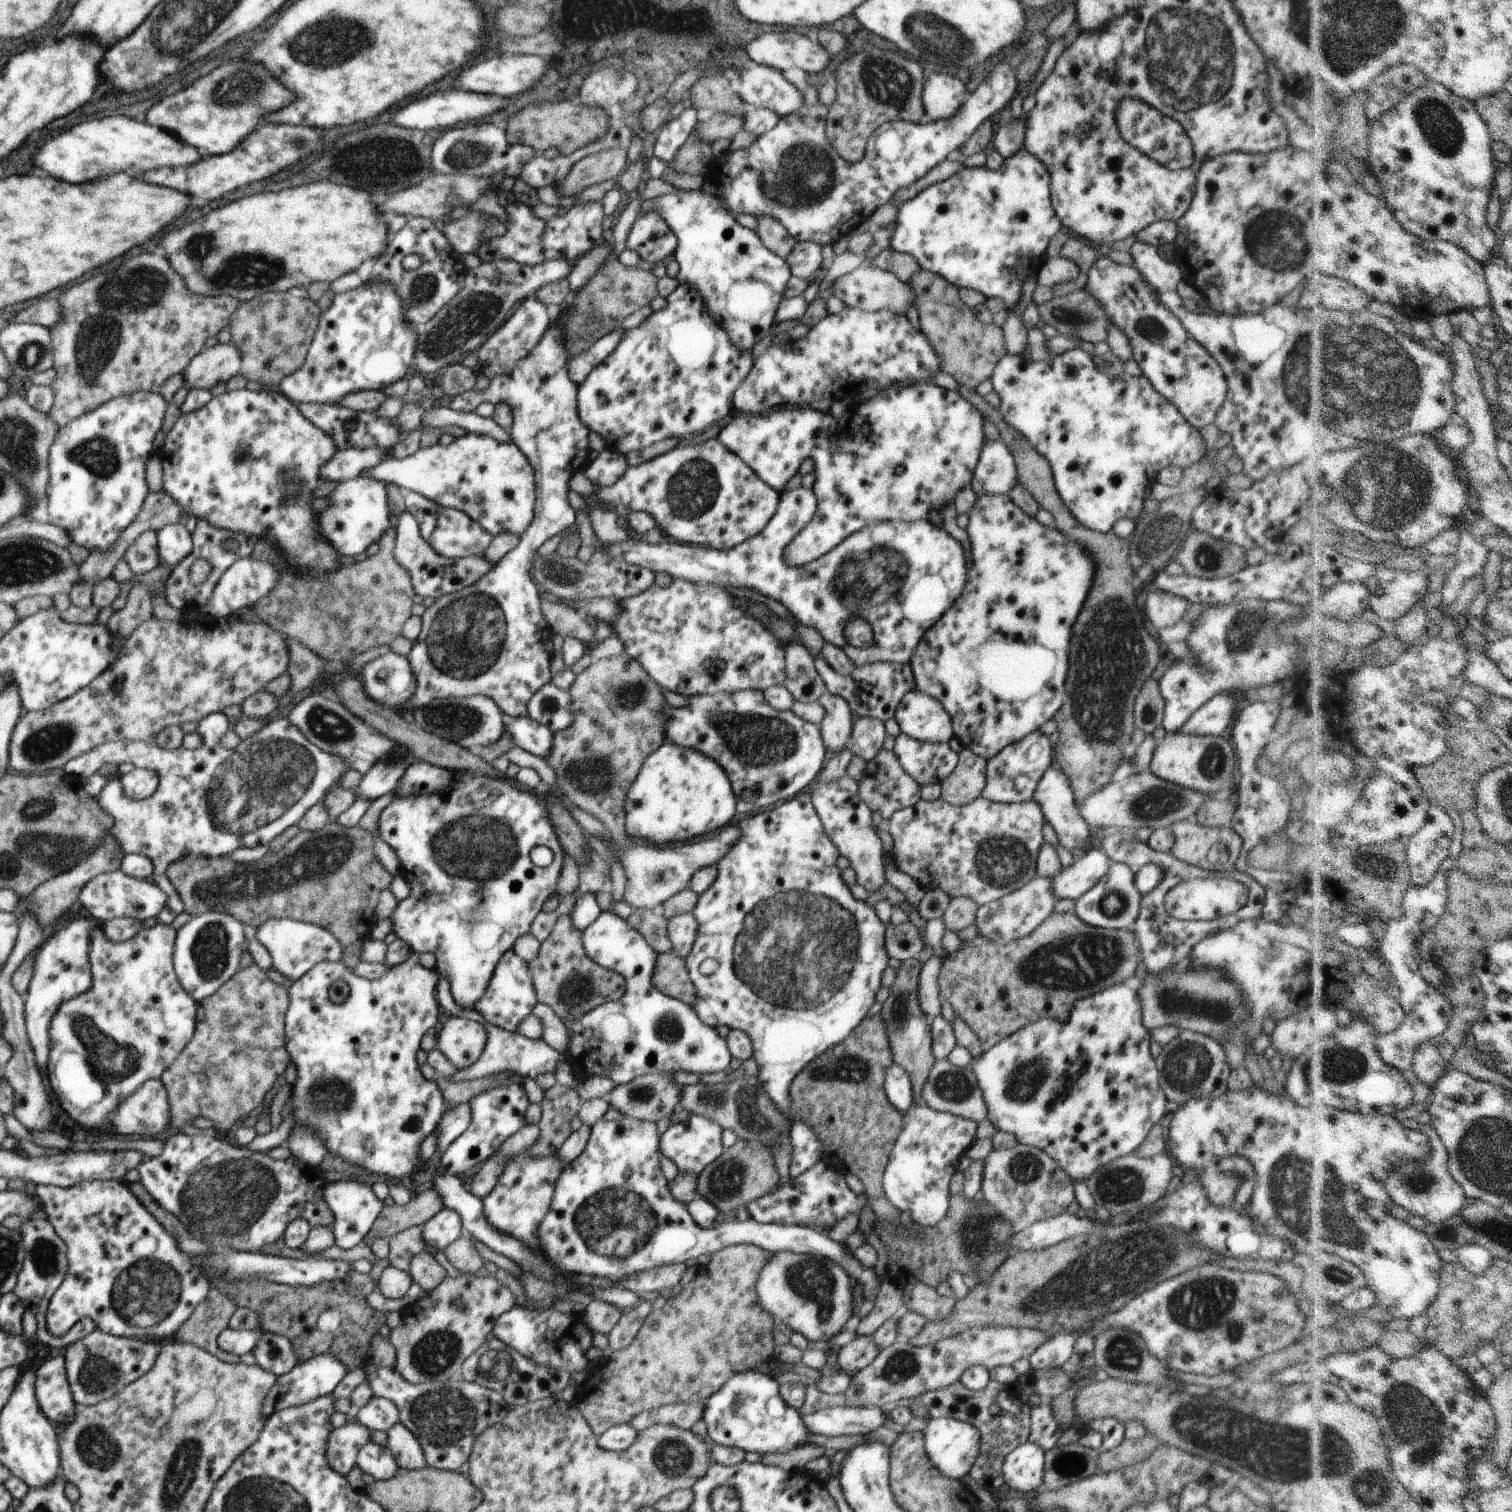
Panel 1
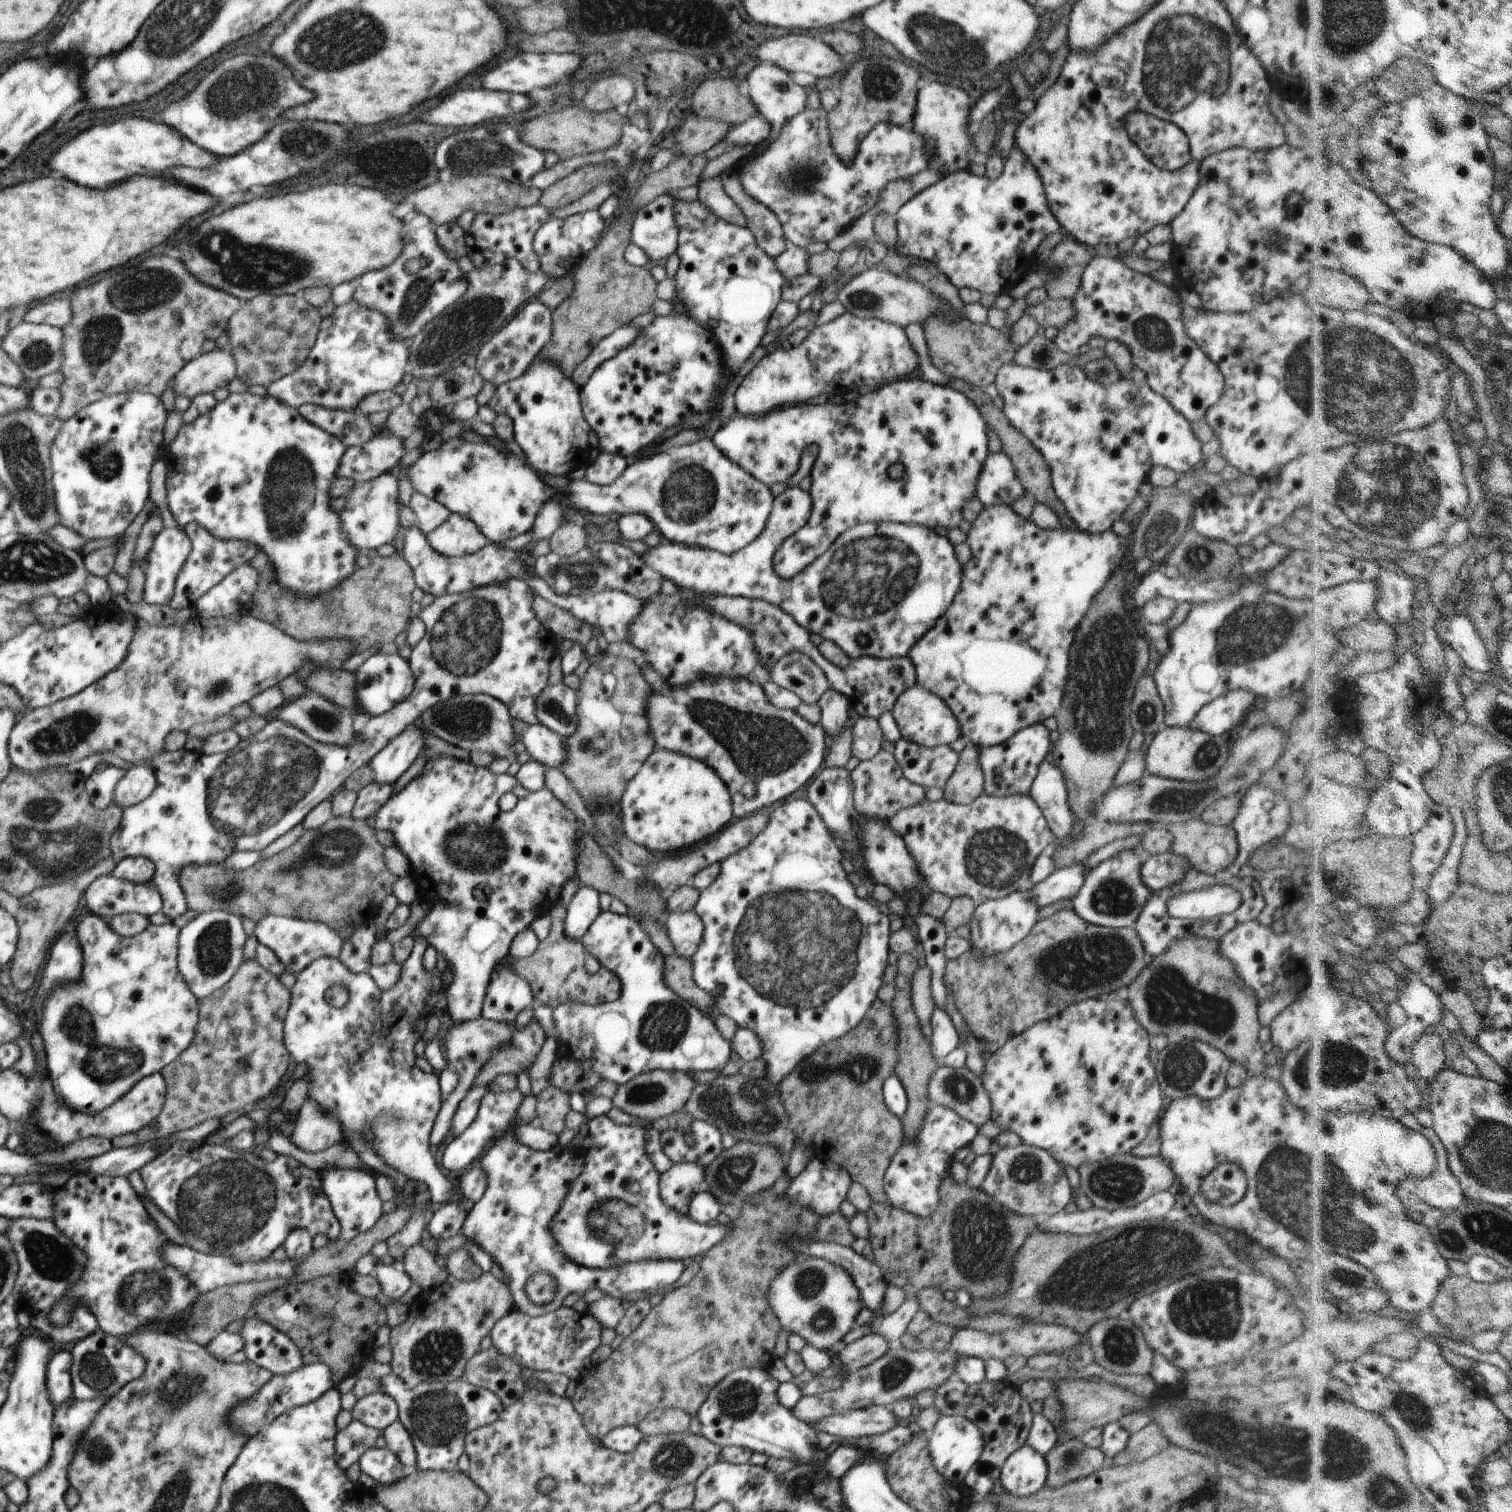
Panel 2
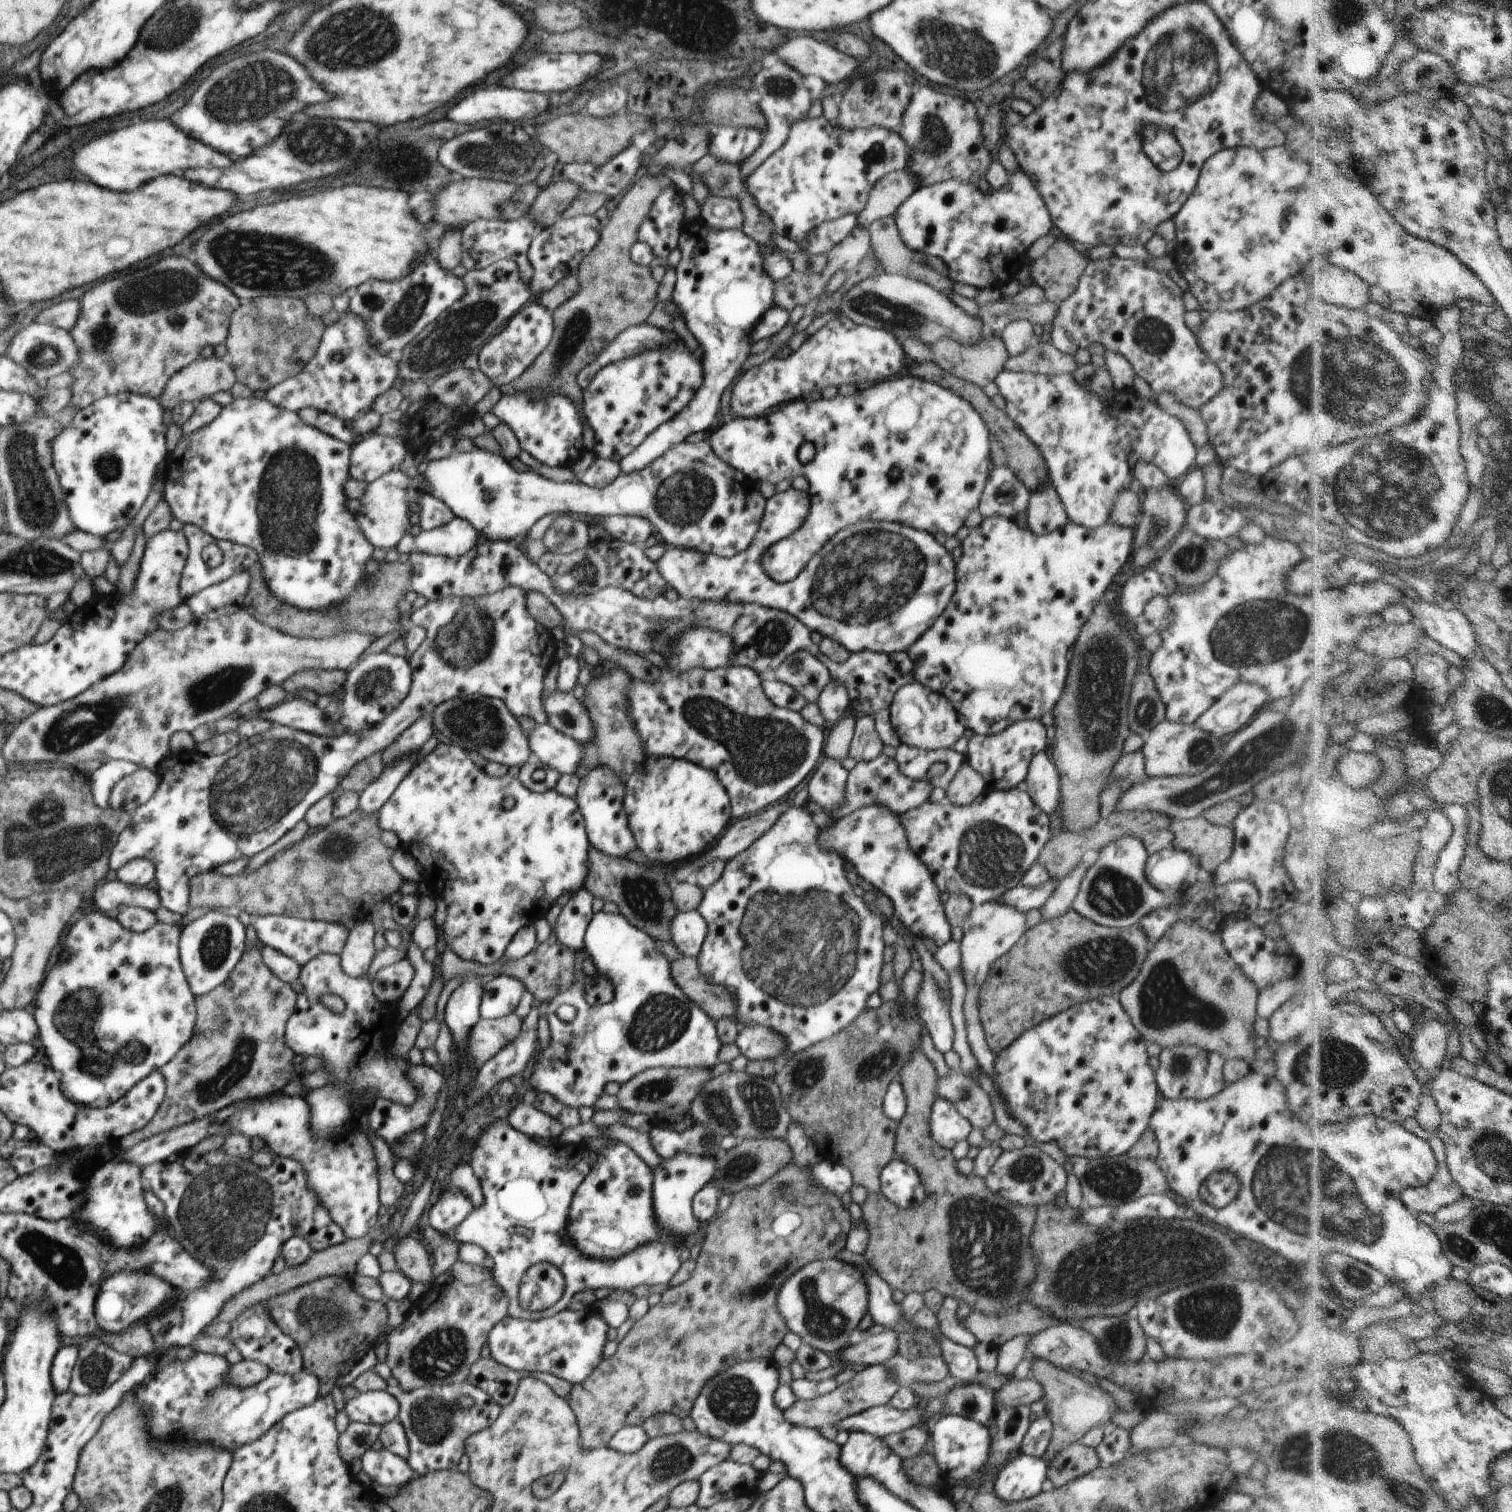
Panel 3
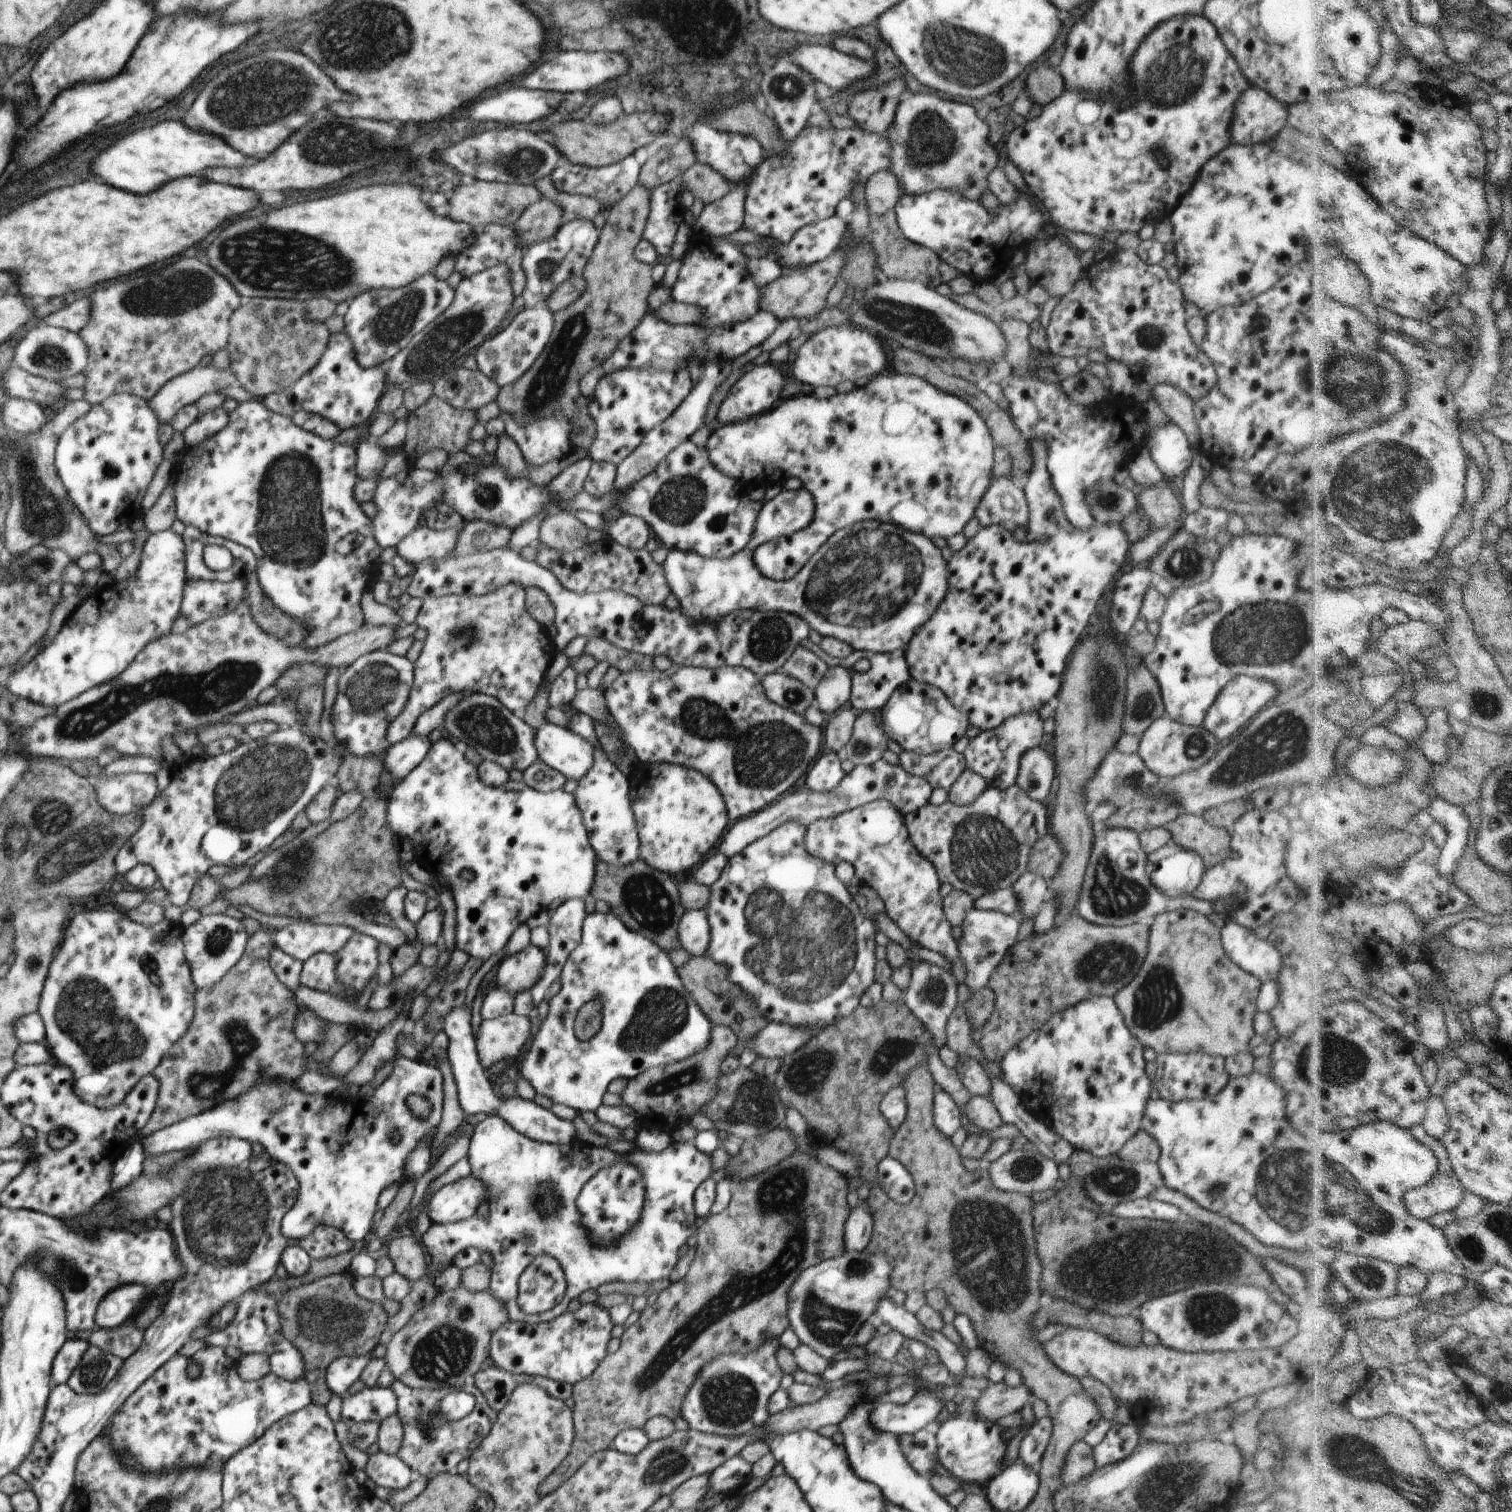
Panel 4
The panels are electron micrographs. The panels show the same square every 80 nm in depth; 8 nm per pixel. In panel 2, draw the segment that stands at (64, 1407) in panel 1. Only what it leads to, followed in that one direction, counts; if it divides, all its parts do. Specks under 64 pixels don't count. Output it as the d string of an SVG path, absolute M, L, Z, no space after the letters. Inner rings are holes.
M68 1350L58 1351L47 1367L47 1389L55 1408L73 1396L73 1354Z

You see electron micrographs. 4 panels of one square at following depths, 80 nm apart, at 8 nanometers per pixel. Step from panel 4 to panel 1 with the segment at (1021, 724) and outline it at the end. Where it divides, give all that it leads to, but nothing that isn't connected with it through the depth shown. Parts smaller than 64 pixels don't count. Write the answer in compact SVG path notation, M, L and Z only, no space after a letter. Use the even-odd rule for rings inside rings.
M1035 730L1023 739L1005 746L998 754L987 760L985 770L987 781L981 795L999 803L1017 803L1034 799L1033 794L1039 778L1052 761L1053 746L1050 738L1039 730Z

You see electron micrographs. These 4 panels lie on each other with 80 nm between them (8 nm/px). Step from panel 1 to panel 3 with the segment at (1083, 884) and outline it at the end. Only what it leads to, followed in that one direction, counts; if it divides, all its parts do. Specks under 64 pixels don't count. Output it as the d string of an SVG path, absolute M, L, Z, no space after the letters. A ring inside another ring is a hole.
M1049 878L1046 883L1039 887L1023 887L1022 885L1018 885L1002 893L1001 897L997 898L997 902L1014 907L1023 913L1027 913L1032 908L1041 909L1059 882L1057 879Z

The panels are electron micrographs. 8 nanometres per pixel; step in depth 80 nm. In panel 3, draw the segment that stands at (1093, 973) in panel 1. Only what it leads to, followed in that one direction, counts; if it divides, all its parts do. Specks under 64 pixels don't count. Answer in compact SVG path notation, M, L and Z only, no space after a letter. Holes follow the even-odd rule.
M1072 908L1059 917L1047 922L1040 921L1028 929L1008 953L990 966L989 978L978 997L981 1025L990 1050L998 1054L1023 1032L1076 1003L1101 996L1117 996L1141 971L1149 953L1148 941L1147 934L1140 925L1107 927L1093 923Z

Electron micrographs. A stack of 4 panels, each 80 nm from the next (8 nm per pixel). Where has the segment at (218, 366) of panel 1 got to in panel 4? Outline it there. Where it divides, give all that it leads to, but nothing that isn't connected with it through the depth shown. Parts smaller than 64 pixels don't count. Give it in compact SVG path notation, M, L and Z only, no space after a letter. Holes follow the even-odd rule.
M212 365L198 366L169 380L148 401L162 423L169 422L188 404L194 404L204 394L216 392L230 385L230 370L220 371Z

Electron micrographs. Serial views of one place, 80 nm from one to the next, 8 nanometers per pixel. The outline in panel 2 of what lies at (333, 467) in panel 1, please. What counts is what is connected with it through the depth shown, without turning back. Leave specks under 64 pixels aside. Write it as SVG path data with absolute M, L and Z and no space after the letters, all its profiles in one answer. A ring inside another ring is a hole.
M380 432L365 443L346 449L337 477L358 483L372 480L382 473L395 470L404 452L403 439Z

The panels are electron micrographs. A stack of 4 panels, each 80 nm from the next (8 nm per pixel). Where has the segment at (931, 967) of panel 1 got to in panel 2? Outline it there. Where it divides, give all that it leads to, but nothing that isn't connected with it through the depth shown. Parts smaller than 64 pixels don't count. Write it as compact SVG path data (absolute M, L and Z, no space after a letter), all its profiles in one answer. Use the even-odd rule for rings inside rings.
M925 965L918 968L912 975L911 980L911 999L914 1012L916 1013L919 1026L923 1035L927 1038L928 1042L931 1040L931 1016L934 1007L934 999L930 991L930 975L931 971Z

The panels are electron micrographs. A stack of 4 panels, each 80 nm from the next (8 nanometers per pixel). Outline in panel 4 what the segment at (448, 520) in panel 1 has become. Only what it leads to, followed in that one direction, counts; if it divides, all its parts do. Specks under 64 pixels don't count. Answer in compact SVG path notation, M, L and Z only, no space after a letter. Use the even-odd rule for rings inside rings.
M428 526L418 527L396 545L397 554L416 565L422 561L444 559L452 552L461 528L437 531Z

